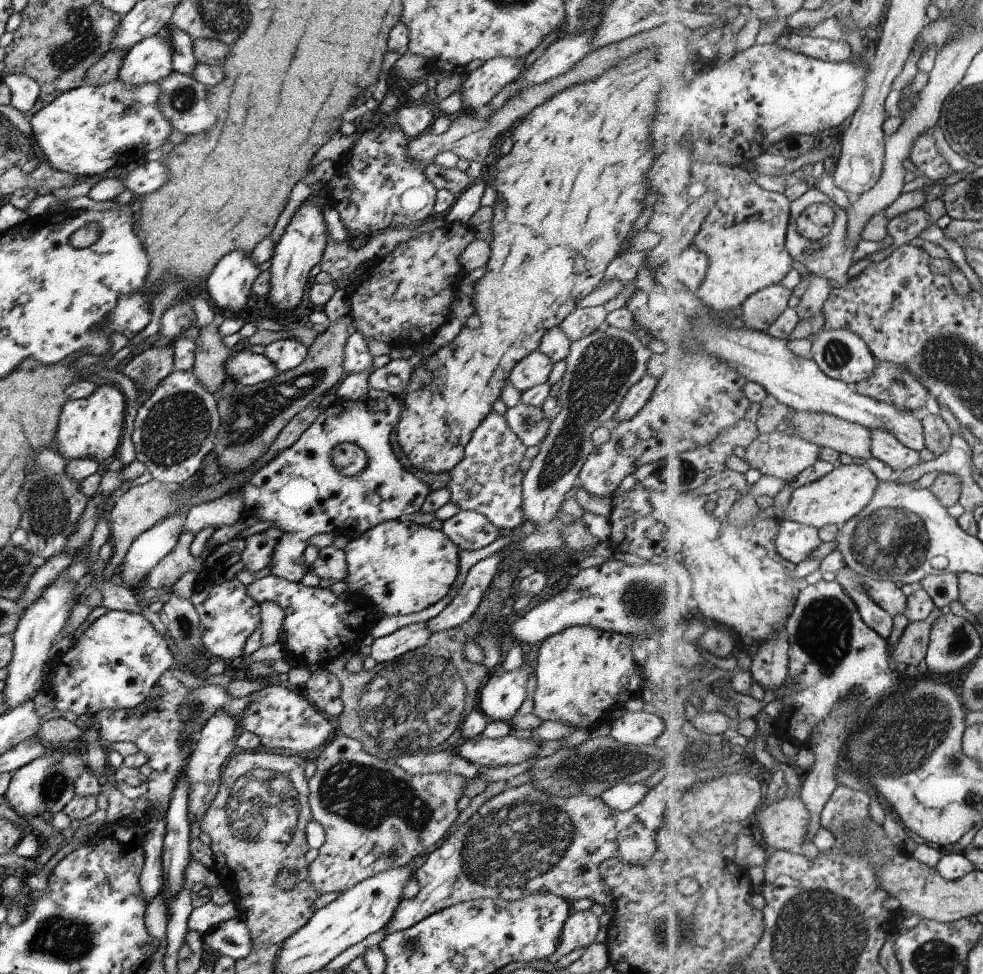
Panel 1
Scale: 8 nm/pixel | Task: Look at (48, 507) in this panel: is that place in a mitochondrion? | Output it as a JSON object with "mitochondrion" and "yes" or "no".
{"mitochondrion":"yes"}

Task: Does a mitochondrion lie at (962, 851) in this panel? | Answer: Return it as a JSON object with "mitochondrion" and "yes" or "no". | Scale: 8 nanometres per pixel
{"mitochondrion":"no"}

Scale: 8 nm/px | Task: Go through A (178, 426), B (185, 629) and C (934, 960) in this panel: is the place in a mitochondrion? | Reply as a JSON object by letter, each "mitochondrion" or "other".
{"A":"mitochondrion","B":"mitochondrion","C":"mitochondrion"}

